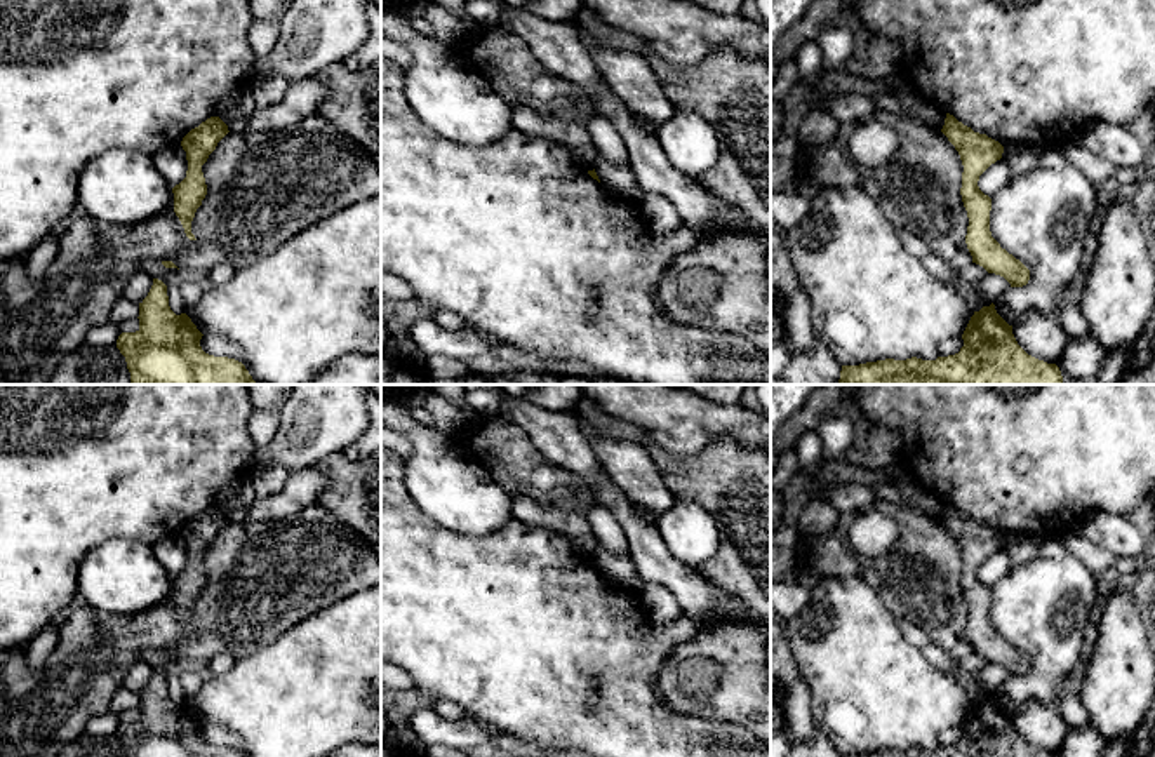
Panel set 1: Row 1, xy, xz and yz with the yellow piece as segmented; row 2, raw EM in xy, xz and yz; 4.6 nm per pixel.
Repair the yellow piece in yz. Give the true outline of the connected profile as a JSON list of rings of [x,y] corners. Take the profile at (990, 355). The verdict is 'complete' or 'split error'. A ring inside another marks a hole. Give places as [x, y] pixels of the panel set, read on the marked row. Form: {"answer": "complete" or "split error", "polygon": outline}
{"answer": "complete", "polygon": [[[995,305],[974,312],[964,334],[958,353],[922,360],[877,360],[859,365],[842,365],[838,385],[1063,385],[1056,364],[1047,364],[1028,355],[1016,341],[1009,325],[995,310]]]}

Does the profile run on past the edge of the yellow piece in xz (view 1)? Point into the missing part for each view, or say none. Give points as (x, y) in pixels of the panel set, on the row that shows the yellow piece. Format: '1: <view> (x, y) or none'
1: none

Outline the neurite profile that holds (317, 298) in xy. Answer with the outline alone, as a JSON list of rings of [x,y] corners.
[[[381,193],[304,228],[270,256],[250,266],[235,270],[226,284],[214,284],[214,287],[202,292],[200,301],[193,308],[186,308],[184,313],[204,336],[223,334],[237,343],[242,350],[242,364],[257,385],[308,385],[343,355],[381,355]]]

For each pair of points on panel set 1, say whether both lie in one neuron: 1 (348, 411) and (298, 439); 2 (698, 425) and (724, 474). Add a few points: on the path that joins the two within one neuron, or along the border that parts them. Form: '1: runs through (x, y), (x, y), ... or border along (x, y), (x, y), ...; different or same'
1: runs through (336, 411), (327, 411), (310, 428); same
2: border along (748, 448), (717, 439), (693, 453), (668, 453); different

